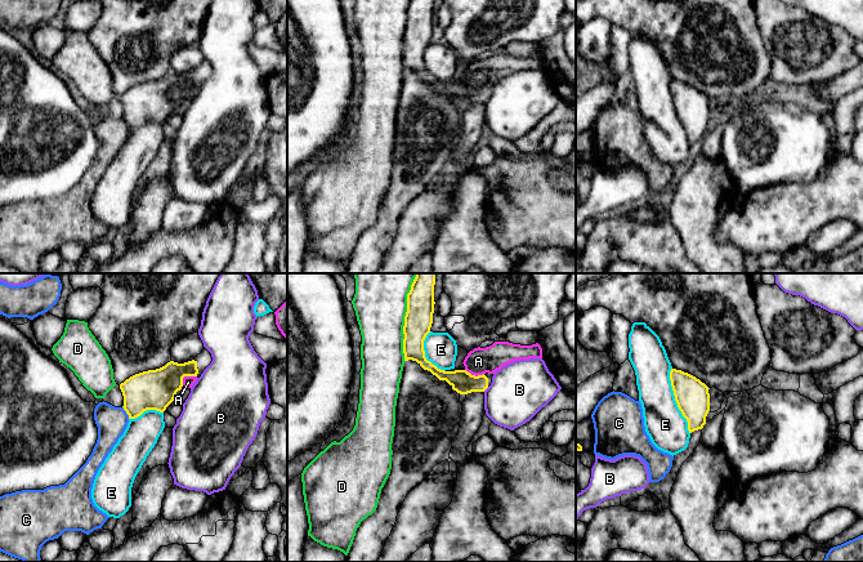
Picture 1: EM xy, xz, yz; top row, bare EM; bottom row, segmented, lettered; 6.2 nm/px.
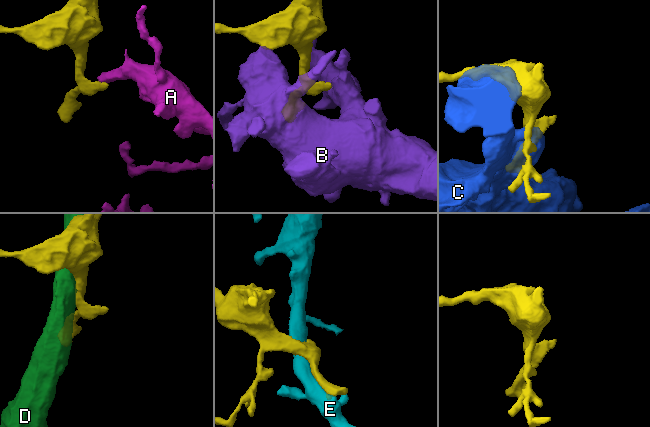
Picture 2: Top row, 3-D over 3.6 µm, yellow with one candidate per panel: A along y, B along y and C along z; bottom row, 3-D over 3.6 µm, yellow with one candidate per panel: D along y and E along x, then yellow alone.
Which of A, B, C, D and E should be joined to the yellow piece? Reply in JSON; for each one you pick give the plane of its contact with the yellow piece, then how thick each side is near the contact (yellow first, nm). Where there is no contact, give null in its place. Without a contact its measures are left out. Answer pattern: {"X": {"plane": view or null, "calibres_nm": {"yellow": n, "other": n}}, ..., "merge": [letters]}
{"A": {"plane": "xy", "calibres_nm": {"yellow": 260, "other": 70}}, "merge": ["A"]}

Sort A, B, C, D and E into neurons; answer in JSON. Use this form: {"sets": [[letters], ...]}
{"sets": [["A"], ["B"], ["C"], ["D"], ["E"]]}

